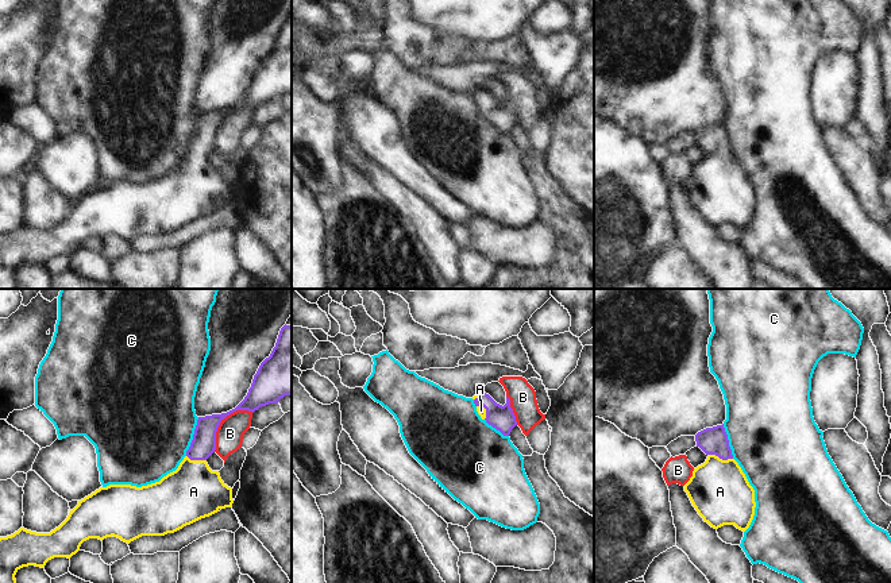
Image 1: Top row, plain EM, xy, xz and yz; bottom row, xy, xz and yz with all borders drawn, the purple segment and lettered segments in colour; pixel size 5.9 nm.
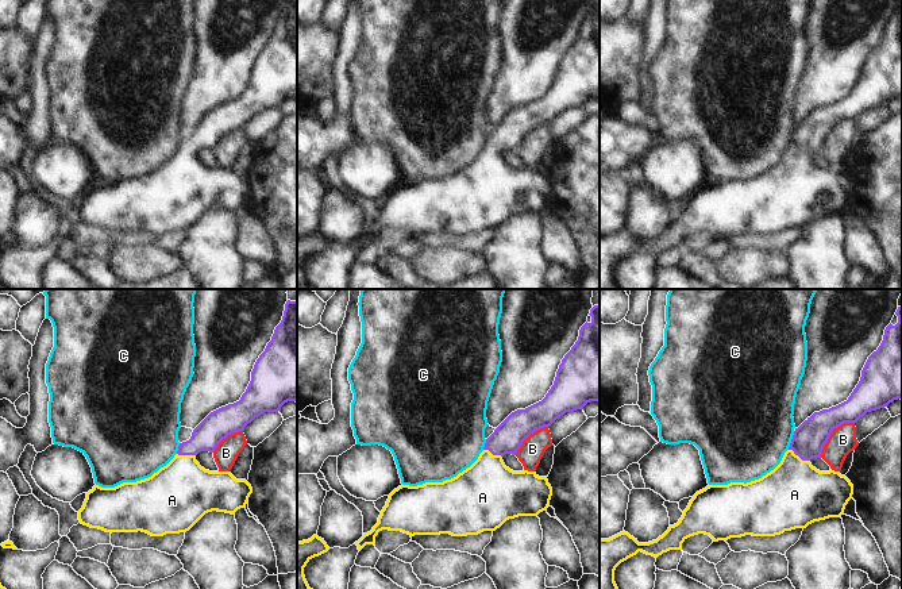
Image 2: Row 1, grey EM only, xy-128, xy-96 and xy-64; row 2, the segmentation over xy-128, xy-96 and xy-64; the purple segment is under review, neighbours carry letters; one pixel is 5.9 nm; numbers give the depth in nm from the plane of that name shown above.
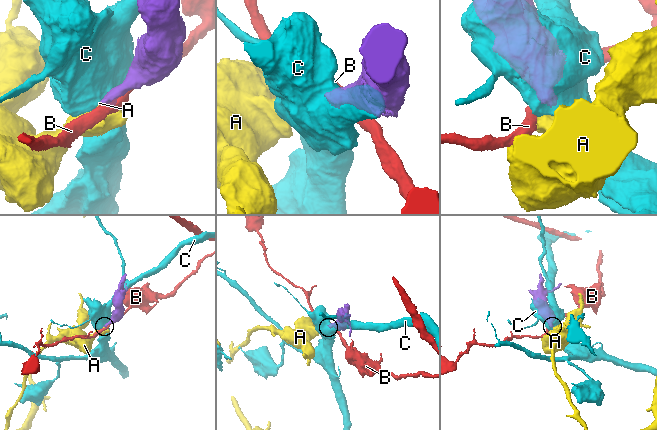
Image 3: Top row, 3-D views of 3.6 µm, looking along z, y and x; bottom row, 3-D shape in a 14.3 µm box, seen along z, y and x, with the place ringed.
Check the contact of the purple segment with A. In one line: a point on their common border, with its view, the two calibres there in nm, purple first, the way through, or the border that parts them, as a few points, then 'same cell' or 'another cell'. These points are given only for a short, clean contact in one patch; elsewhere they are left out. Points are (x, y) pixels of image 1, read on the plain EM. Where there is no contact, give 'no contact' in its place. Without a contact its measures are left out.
yz (721, 155) | 160/360 nm | across yz (713, 138), (721, 155), (720, 189) | same cell

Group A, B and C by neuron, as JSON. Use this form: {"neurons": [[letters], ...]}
{"neurons": [["A"], ["B"], ["C"]]}

